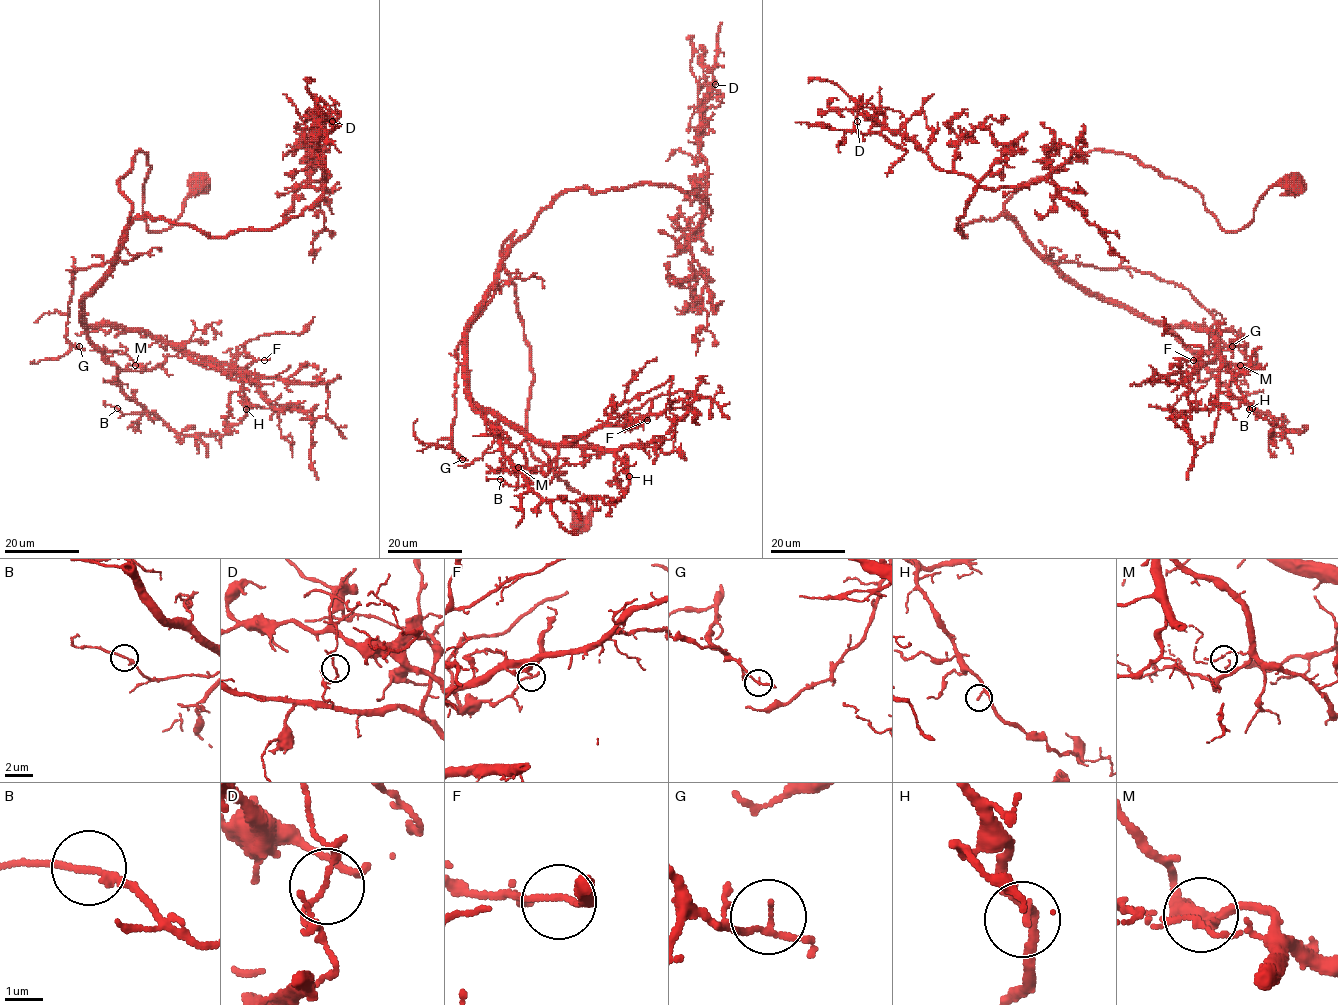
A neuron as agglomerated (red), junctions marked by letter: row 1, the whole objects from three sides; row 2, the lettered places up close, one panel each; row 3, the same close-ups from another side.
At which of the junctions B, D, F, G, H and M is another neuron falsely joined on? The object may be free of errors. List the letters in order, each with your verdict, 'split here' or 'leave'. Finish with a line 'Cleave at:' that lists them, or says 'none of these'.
B: leave
D: split here
F: leave
G: leave
H: leave
M: leave
Cleave at: D

